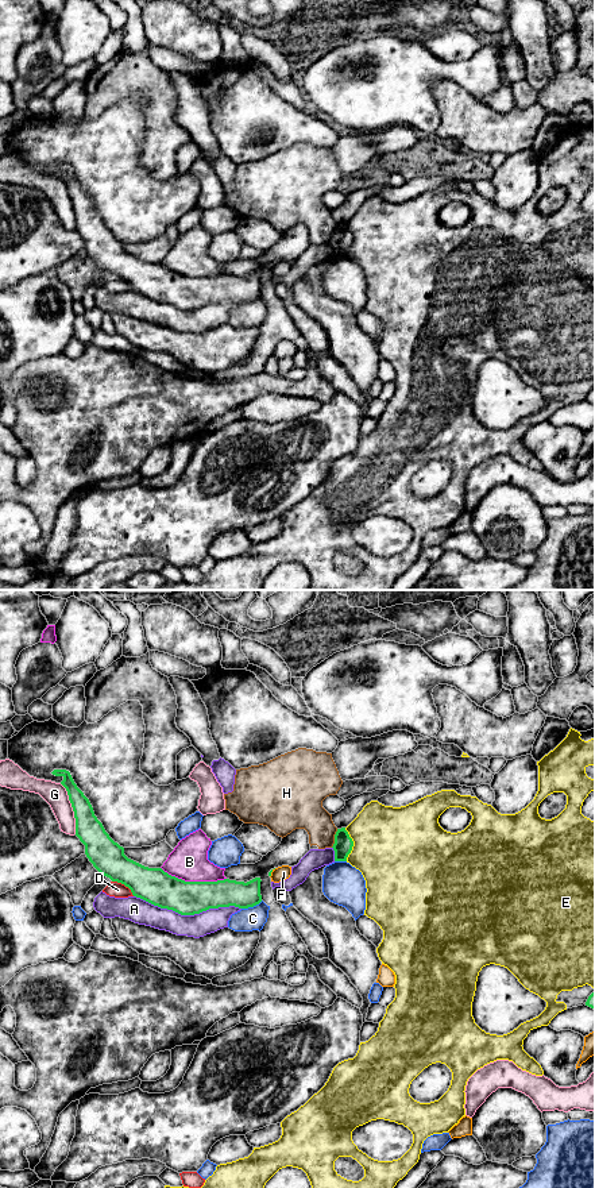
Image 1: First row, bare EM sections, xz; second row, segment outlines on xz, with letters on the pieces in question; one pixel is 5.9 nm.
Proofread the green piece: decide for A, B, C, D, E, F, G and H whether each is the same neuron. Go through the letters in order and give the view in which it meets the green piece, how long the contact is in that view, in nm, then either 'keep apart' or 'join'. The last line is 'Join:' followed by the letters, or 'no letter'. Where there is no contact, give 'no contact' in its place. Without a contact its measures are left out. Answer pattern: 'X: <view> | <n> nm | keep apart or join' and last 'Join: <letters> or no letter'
A: xz | 650 nm | keep apart
B: xz | 400 nm | keep apart
C: xz | 140 nm | keep apart
D: xz | 160 nm | keep apart
E: xz | 200 nm | keep apart
F: xz | 70 nm | keep apart
G: xz | 320 nm | keep apart
H: xz | 120 nm | keep apart
Join: no letter

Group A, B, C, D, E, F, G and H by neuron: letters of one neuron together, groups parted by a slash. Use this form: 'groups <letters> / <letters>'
groups A / B / C / D / E / F / G / H

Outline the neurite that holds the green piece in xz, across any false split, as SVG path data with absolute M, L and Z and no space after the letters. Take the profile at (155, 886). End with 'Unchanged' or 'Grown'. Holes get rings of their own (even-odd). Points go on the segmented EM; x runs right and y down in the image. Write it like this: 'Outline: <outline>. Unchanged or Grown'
Outline: M54 770L62 776L76 818L76 836L85 845L93 867L112 882L128 887L134 896L181 915L194 915L209 909L235 906L248 909L262 902L260 878L247 883L236 880L185 882L162 868L144 867L124 855L94 815L93 807L66 770Z. Unchanged

